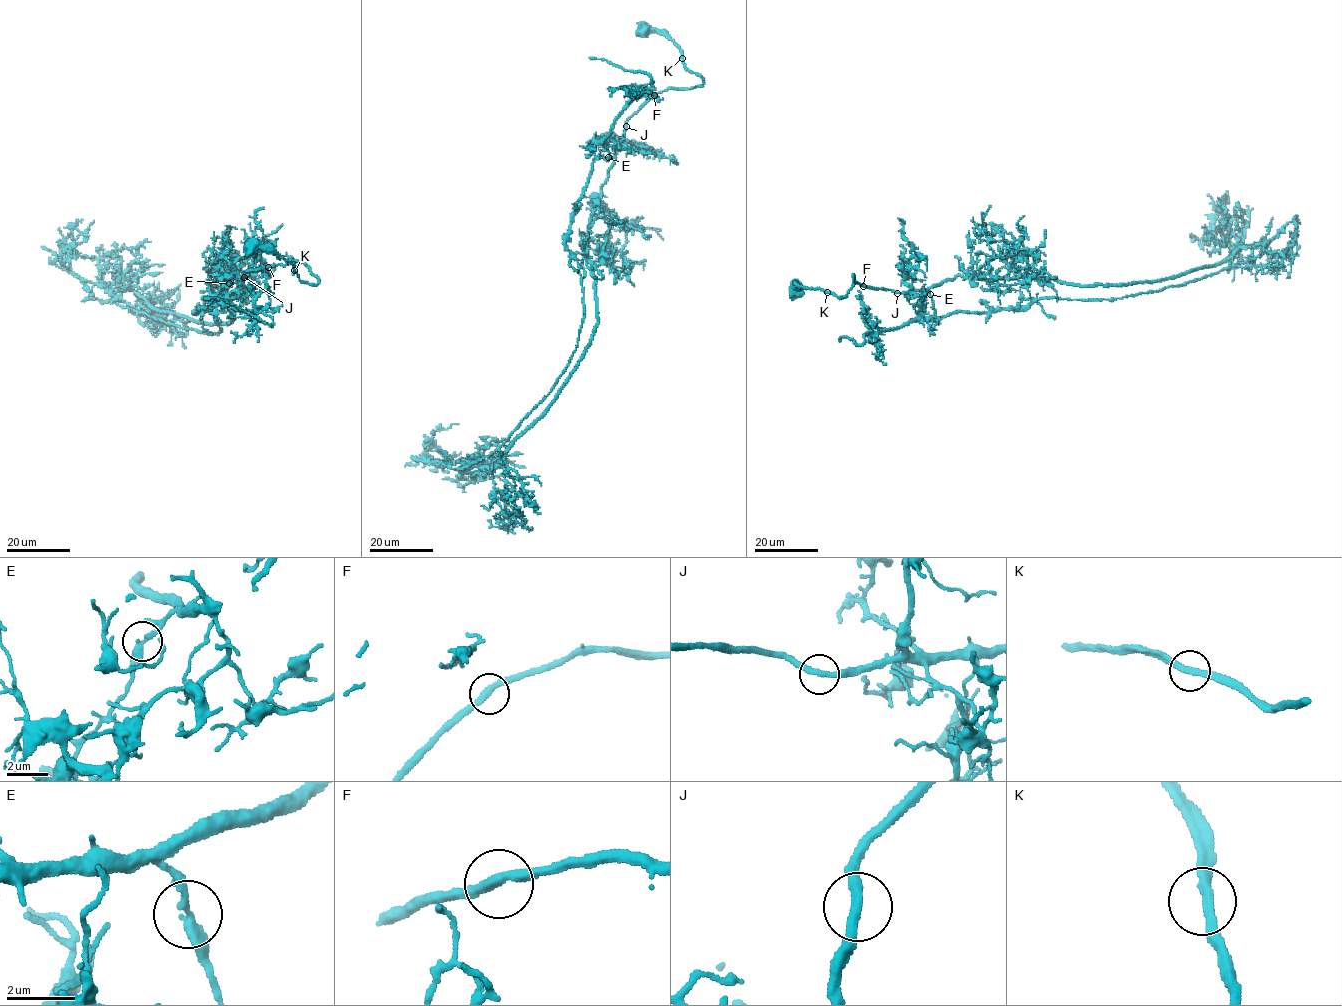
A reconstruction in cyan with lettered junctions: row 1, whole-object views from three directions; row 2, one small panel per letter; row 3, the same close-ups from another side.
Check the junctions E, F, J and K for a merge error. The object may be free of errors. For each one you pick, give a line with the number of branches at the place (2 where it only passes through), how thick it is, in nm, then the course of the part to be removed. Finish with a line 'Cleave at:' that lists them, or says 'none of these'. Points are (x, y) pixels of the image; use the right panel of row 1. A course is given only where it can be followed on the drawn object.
E: 2 branches meet; 300 nm thick; foreign part runs (930, 295), (937, 316), (1019, 308), (1041, 298), (1112, 299), (1156, 292), (1244, 263), (1225, 238)
Cleave at: E

